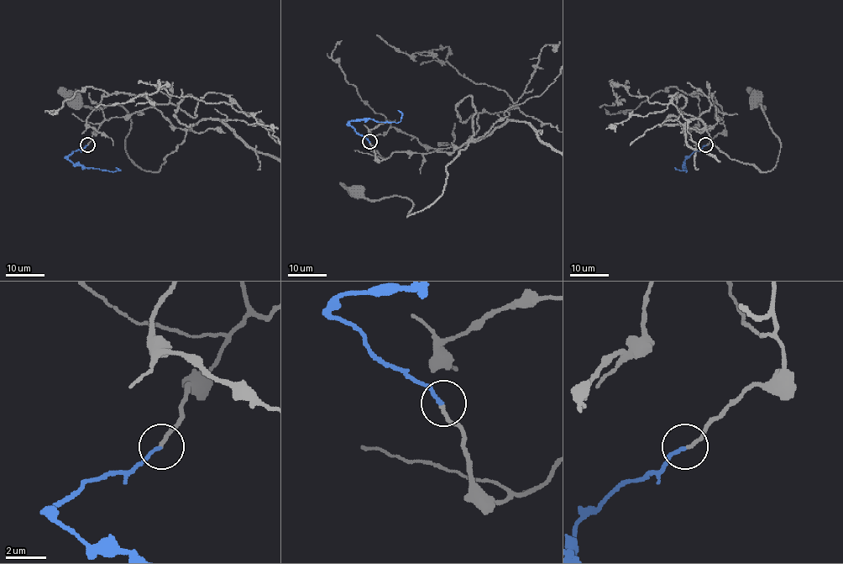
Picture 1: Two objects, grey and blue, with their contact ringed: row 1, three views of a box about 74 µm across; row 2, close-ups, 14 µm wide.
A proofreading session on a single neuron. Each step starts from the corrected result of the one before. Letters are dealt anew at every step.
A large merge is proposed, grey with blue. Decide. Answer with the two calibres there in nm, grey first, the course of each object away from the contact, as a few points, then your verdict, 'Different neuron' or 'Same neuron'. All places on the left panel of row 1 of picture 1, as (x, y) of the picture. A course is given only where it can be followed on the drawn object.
Thickness 170 nm (grey) against 180 nm. Course of grey: (87, 145), (105, 120), (149, 108), (185, 130), (160, 168), (147, 171), (125, 149), (128, 113), (73, 98). Course of blue: (87, 145), (73, 151), (68, 159), (86, 167), (119, 171), (116, 167). Same neuron

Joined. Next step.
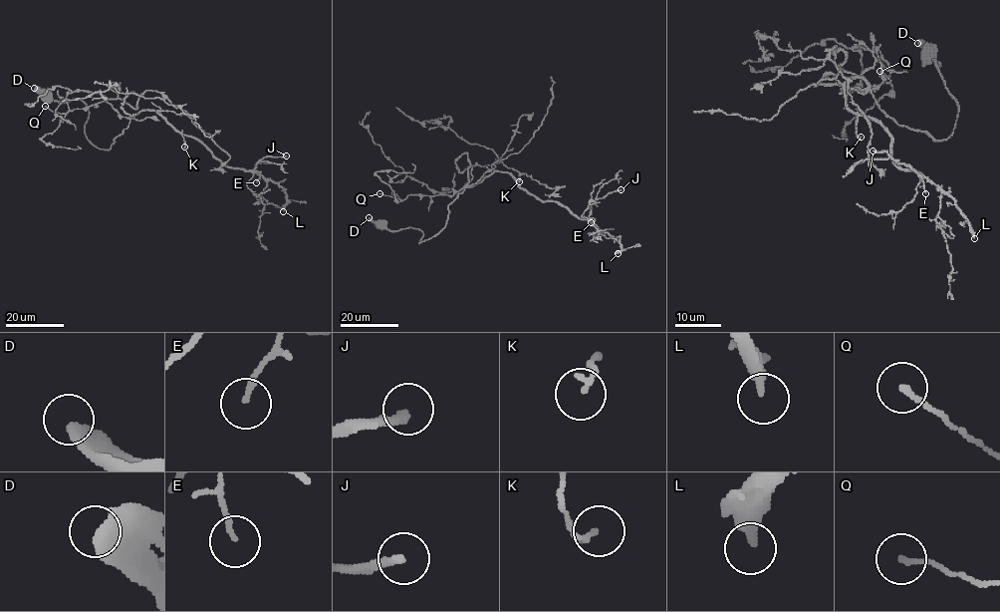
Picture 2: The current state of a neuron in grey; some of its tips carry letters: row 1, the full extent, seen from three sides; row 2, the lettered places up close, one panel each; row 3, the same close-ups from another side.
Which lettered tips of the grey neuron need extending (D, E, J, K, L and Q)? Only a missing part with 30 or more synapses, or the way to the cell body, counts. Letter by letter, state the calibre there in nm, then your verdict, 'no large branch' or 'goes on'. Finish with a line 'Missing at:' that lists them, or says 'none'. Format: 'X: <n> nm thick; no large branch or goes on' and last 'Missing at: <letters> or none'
D: 480 nm thick; no large branch
E: 140 nm thick; no large branch
J: 240 nm thick; goes on
K: 150 nm thick; no large branch
L: 340 nm thick; goes on
Q: 140 nm thick; no large branch
Missing at: J, L

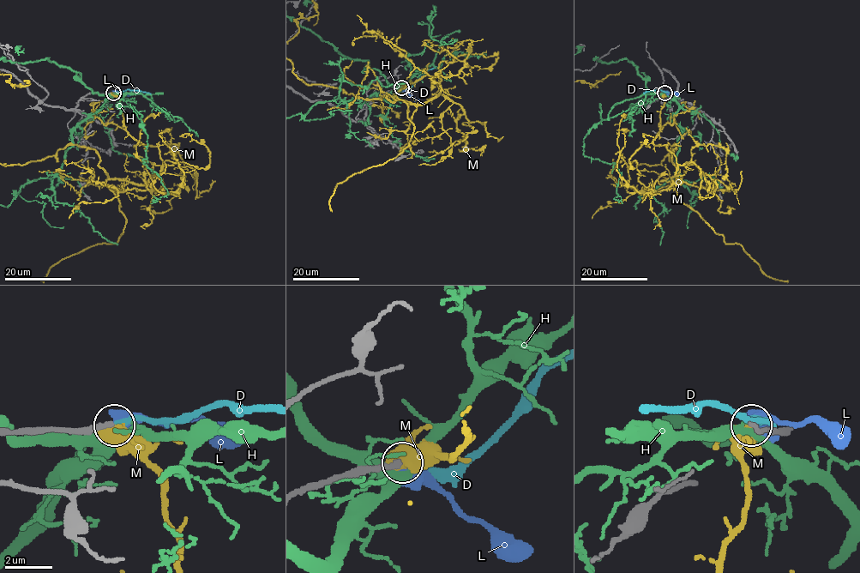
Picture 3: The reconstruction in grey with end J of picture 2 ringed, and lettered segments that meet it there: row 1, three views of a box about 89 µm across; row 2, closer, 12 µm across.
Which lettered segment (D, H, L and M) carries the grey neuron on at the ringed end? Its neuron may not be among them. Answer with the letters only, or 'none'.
D

